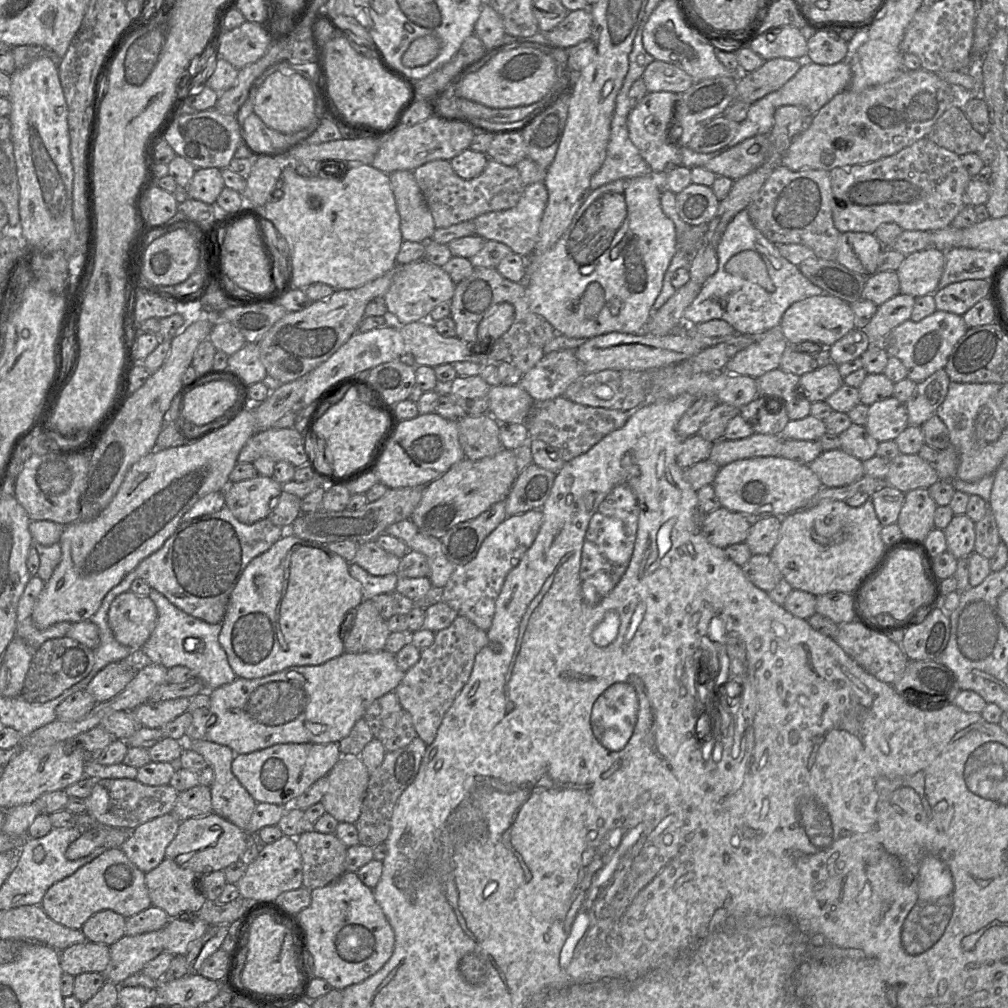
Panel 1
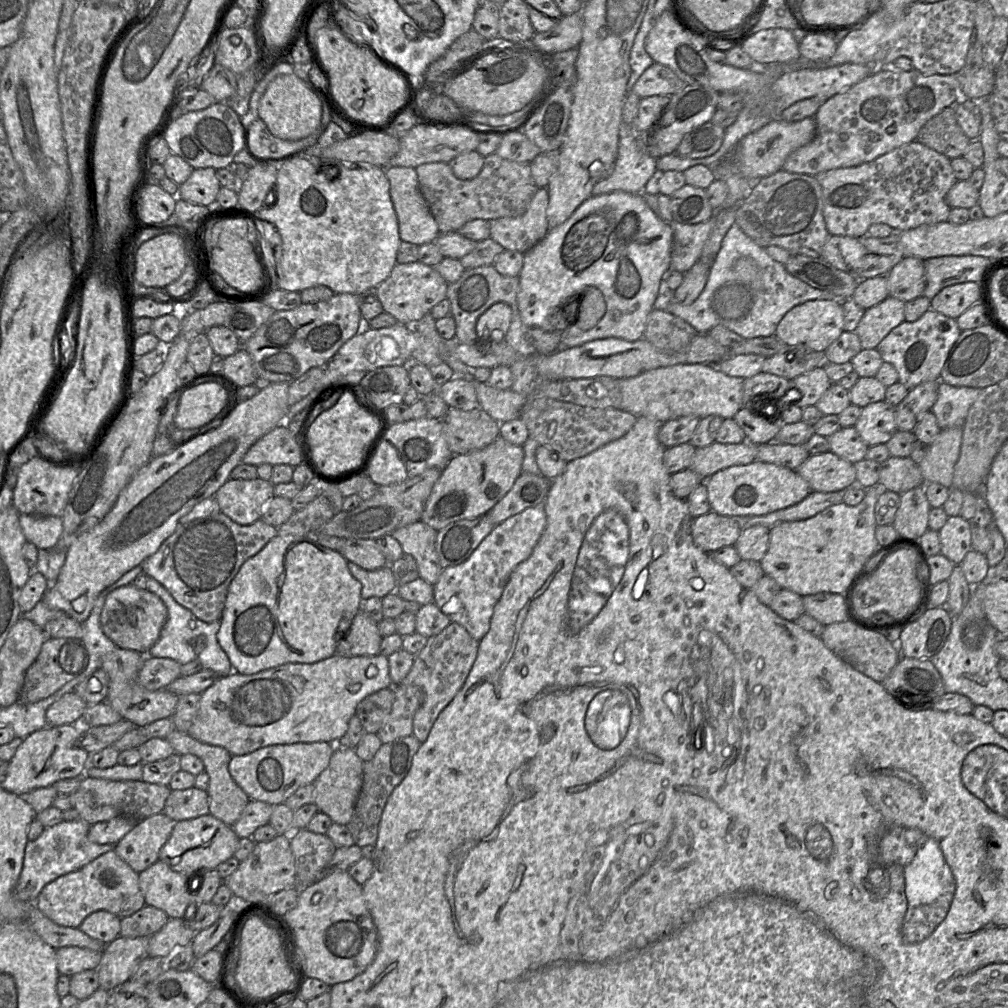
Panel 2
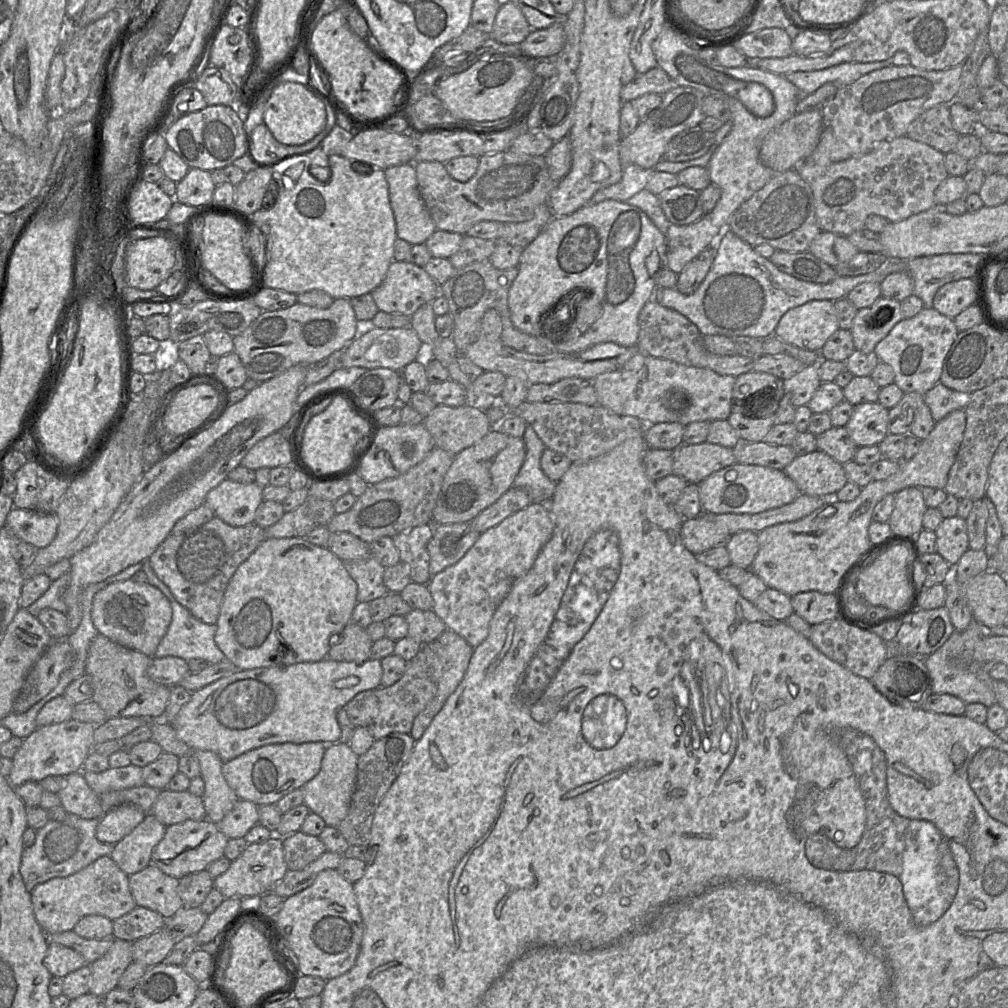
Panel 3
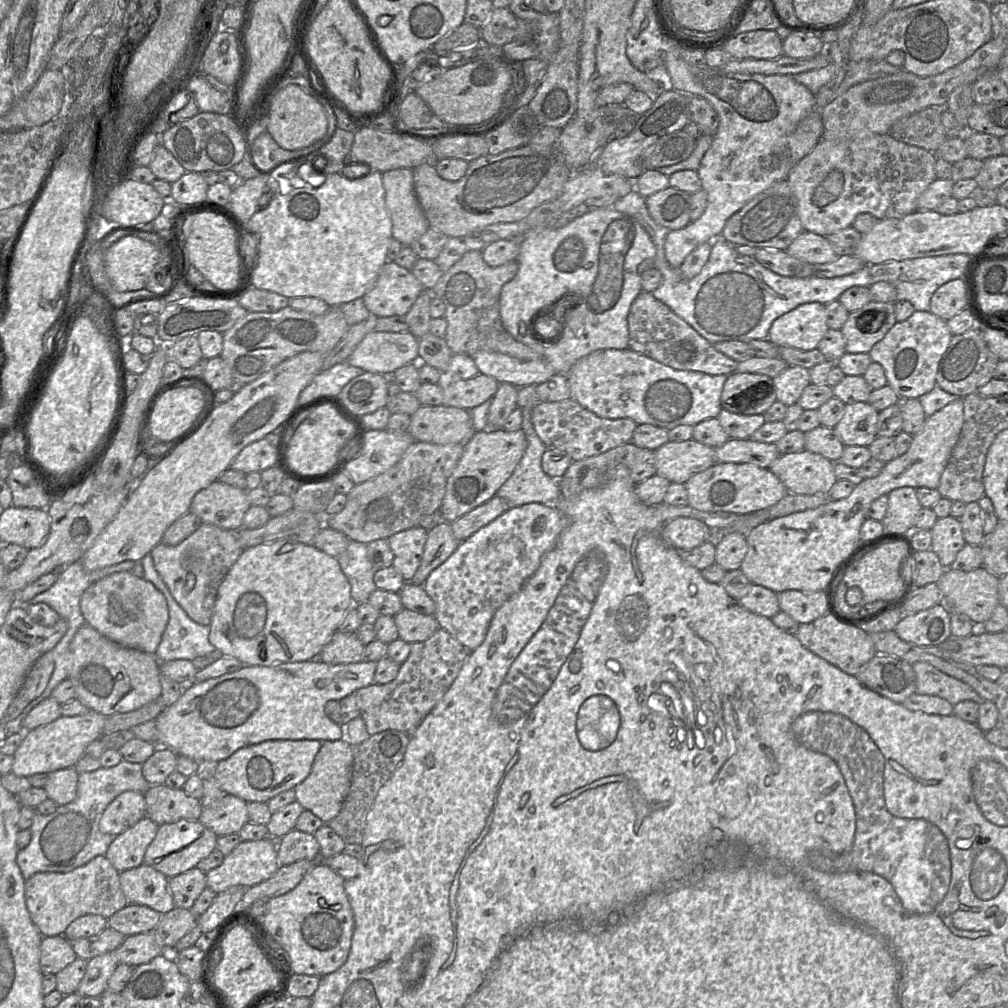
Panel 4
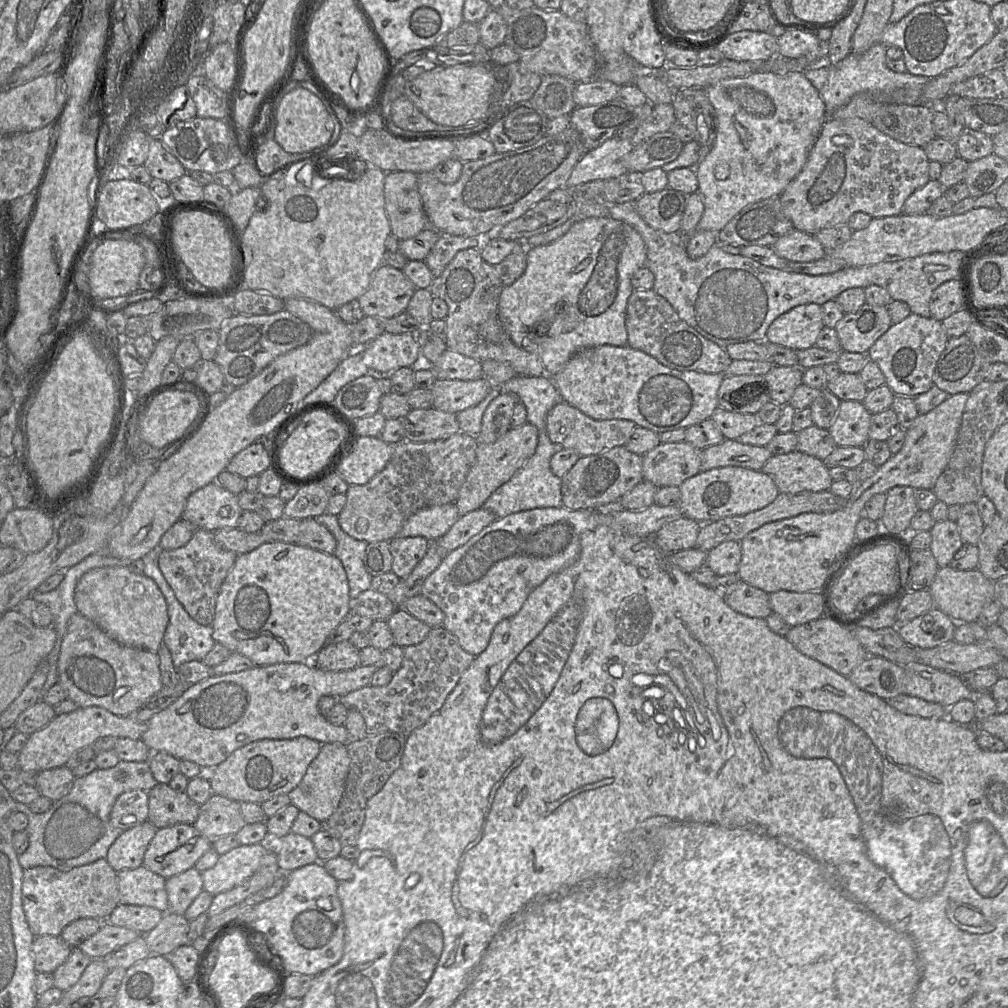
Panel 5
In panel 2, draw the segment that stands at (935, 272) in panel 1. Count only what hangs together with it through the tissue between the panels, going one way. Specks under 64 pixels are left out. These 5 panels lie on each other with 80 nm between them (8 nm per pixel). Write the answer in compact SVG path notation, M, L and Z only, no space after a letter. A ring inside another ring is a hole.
M903 257L887 274L889 297L906 303L923 296L926 287L924 260Z

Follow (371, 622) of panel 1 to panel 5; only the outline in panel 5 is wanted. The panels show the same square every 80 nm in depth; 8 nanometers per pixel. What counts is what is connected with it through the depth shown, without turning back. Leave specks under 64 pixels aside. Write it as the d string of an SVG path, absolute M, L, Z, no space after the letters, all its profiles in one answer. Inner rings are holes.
M349 640L324 645L313 664L326 671L344 671L360 666L360 650Z

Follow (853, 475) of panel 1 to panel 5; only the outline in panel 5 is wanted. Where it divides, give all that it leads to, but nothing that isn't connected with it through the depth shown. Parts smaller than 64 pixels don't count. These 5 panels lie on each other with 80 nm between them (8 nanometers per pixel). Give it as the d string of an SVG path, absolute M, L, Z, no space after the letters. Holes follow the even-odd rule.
M798 450L772 456L761 471L773 479L780 493L826 491L833 483L822 460Z

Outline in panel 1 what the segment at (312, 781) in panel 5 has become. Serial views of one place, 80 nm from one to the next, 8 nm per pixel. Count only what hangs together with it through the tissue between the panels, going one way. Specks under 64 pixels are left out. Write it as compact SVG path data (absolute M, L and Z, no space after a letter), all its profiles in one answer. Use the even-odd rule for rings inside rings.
M342 755L326 775L328 789L320 802L339 822L355 823L368 787L370 772L359 756Z

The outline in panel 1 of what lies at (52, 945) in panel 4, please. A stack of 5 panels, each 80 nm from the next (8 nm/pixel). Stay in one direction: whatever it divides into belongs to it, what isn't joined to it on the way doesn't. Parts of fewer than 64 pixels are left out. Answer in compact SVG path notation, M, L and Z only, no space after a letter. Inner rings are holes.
M86 940L60 951L60 965L64 973L77 976L86 972L103 973L110 959L108 945Z

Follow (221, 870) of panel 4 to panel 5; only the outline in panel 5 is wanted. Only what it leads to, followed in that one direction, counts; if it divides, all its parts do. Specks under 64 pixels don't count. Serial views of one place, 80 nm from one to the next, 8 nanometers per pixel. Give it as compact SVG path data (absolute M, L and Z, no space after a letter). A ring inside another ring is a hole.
M269 843L239 845L219 856L217 863L201 872L203 890L216 896L250 878L258 869Z

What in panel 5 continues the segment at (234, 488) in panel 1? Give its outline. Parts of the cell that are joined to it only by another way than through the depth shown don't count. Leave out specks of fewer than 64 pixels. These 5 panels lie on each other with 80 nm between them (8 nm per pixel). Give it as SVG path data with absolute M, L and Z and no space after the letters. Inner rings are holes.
M212 482L188 497L181 518L192 522L198 529L215 531L238 528L242 513L238 495Z

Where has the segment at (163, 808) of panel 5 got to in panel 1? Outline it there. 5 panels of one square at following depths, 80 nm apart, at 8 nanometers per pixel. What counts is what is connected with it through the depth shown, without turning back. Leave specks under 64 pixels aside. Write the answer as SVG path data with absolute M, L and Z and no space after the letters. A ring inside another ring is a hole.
M197 785L179 792L172 814L180 821L204 816L212 811L211 790L208 786Z

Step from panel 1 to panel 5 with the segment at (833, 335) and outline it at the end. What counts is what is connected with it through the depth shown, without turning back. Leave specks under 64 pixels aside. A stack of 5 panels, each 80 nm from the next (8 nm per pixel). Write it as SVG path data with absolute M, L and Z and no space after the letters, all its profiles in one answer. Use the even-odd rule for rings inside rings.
M804 304L777 317L767 330L766 341L801 351L815 346L824 327L821 305Z

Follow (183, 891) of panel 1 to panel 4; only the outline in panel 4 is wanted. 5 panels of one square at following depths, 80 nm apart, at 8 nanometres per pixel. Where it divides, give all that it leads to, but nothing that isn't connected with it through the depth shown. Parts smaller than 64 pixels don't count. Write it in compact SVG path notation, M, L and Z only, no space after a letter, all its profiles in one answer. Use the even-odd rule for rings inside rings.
M144 863L119 873L128 904L147 906L160 914L166 914L176 907L169 890L169 878L163 873Z

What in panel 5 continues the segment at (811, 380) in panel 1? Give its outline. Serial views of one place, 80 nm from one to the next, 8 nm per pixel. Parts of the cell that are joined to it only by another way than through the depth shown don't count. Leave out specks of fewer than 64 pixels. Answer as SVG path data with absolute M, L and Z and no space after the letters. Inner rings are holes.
M774 365L764 377L768 384L770 401L784 406L795 389L802 384L804 369L800 366Z

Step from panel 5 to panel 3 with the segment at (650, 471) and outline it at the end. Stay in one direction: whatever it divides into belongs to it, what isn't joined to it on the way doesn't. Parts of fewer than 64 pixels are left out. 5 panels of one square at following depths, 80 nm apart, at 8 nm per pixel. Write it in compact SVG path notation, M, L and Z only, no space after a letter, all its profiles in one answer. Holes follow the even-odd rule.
M706 441L690 445L682 443L672 453L672 474L690 484L699 484L714 472L737 463L733 448Z

